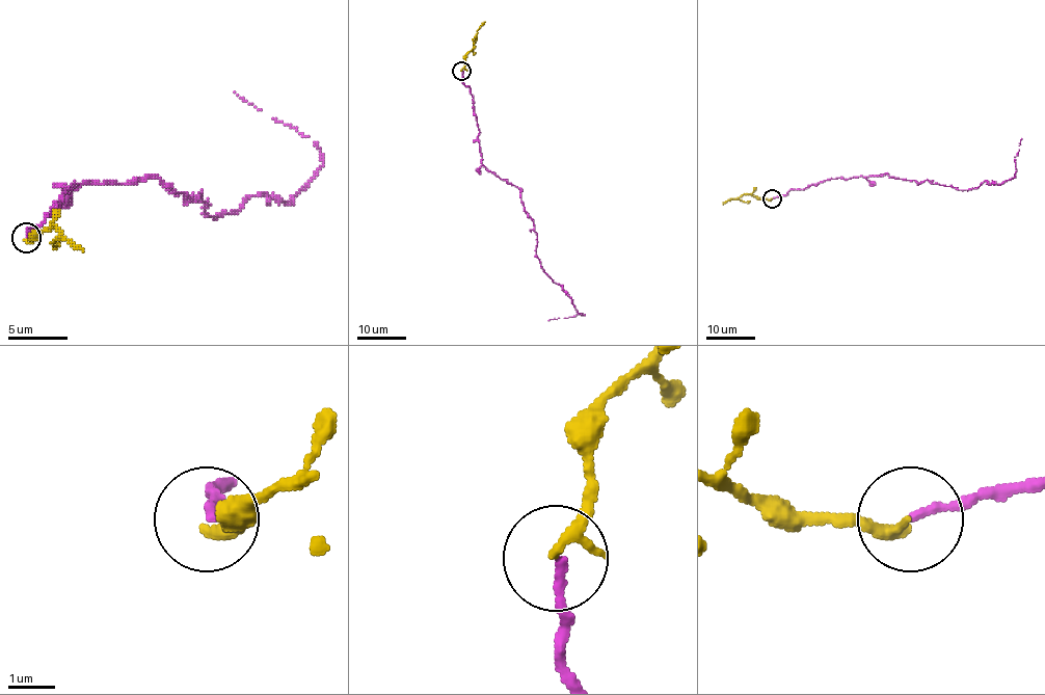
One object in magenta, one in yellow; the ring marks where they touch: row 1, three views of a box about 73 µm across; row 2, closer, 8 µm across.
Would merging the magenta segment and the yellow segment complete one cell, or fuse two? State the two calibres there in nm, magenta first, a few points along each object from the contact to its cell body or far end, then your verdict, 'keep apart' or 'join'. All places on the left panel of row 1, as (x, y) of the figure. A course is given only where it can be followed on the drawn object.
170 nm thick on the magenta side, 180 nm on the other; magenta runs (27, 237), (74, 184), (154, 178), (202, 192), (210, 216), (251, 195), (290, 202), (323, 154), (234, 91); yellow runs (27, 240), (56, 228), (62, 237), (83, 251); join

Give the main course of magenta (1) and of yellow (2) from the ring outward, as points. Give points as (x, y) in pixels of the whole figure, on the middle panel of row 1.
1: (462, 71), (479, 130), (482, 163), (519, 190), (524, 211), (534, 224), (540, 267), (585, 314), (547, 320)
2: (462, 71), (464, 56), (473, 48), (477, 30), (485, 22)

